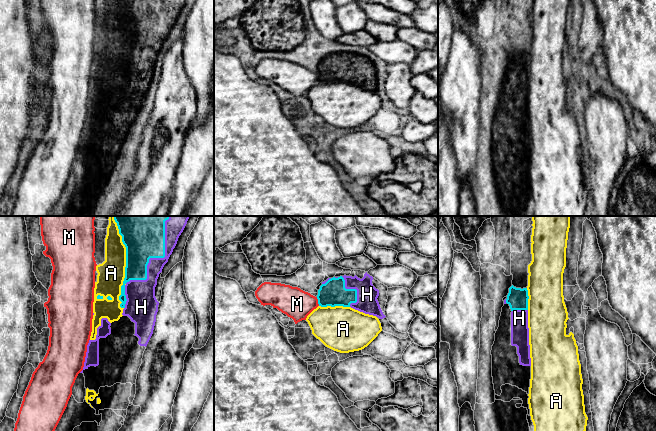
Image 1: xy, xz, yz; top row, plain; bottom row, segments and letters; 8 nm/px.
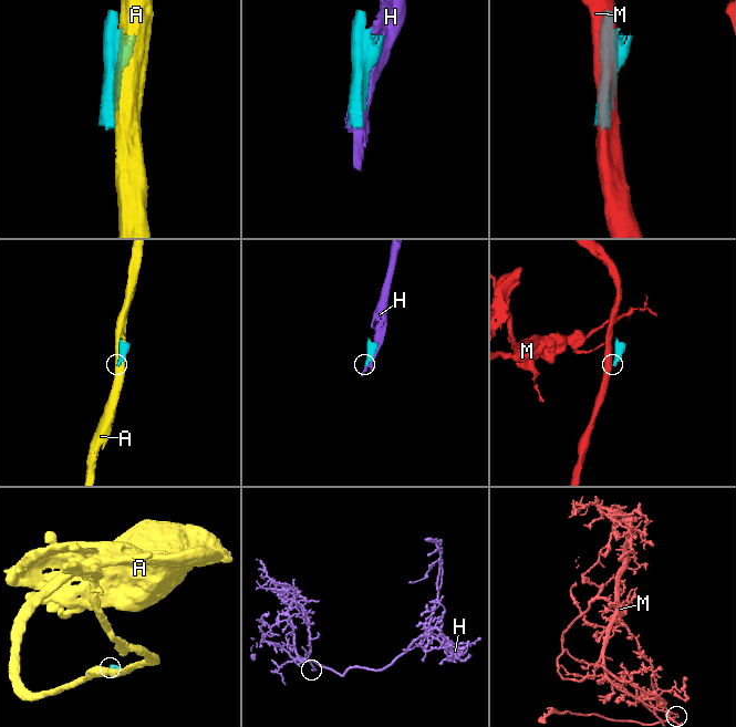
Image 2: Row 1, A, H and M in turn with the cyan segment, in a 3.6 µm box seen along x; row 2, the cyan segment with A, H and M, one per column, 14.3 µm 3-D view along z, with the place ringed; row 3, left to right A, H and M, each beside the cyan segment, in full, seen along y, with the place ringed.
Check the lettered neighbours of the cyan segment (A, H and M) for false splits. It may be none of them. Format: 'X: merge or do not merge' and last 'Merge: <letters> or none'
A: do not merge
H: merge
M: do not merge
Merge: H

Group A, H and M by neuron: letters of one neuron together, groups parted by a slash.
A / H / M

